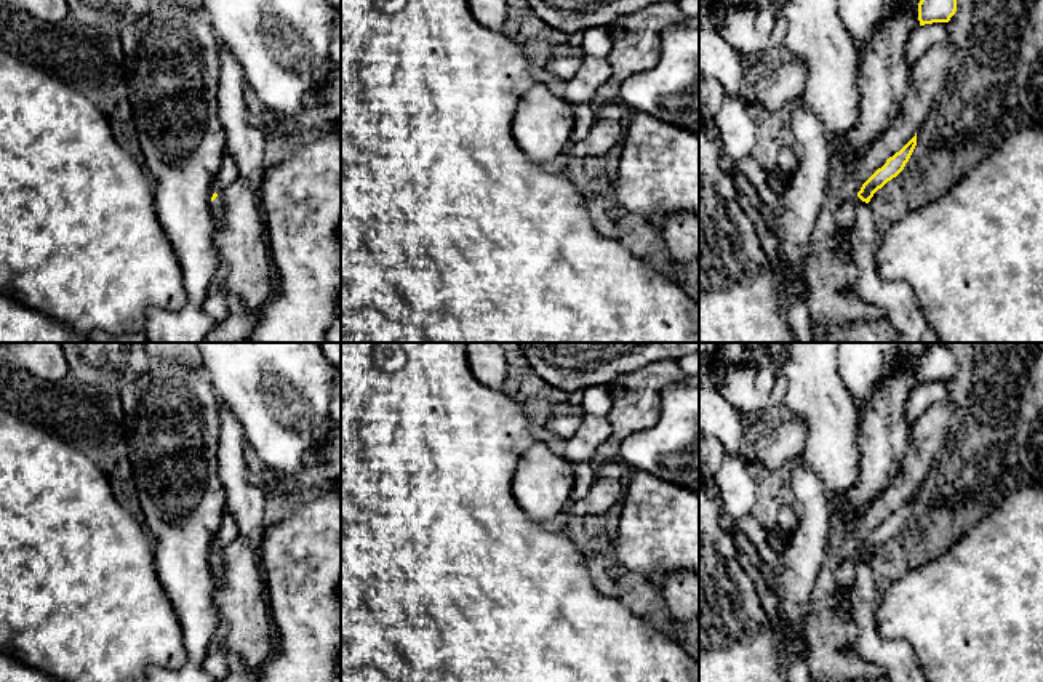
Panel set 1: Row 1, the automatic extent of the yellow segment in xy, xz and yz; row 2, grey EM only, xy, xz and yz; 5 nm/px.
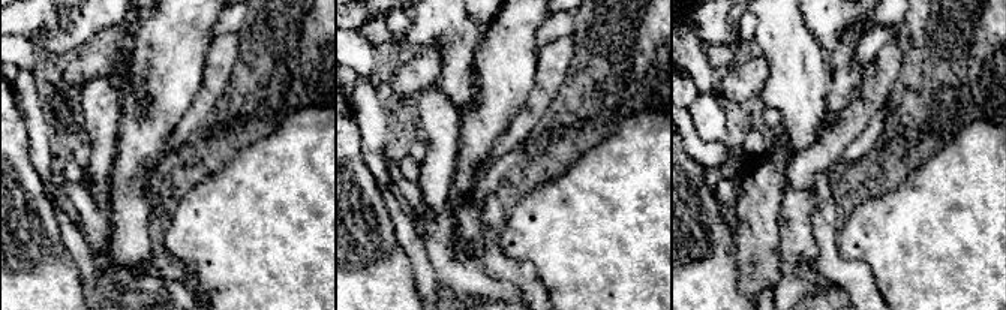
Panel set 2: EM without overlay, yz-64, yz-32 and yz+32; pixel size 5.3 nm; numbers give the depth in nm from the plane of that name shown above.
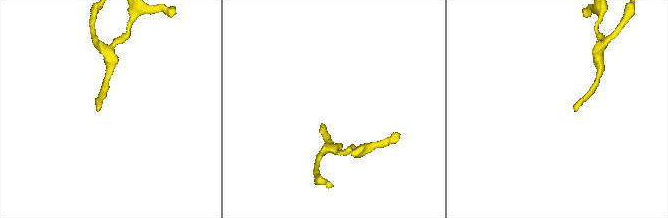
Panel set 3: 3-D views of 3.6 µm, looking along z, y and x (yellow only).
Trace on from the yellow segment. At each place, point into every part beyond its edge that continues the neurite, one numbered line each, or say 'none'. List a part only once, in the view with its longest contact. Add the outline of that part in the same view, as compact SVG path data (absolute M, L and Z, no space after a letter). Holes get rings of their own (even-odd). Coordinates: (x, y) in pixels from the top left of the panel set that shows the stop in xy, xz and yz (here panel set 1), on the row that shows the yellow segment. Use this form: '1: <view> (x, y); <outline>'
1: xy (218, 204); M218 195L211 202L211 213L213 213L216 221L221 221L224 218L224 200L222 200L222 195Z

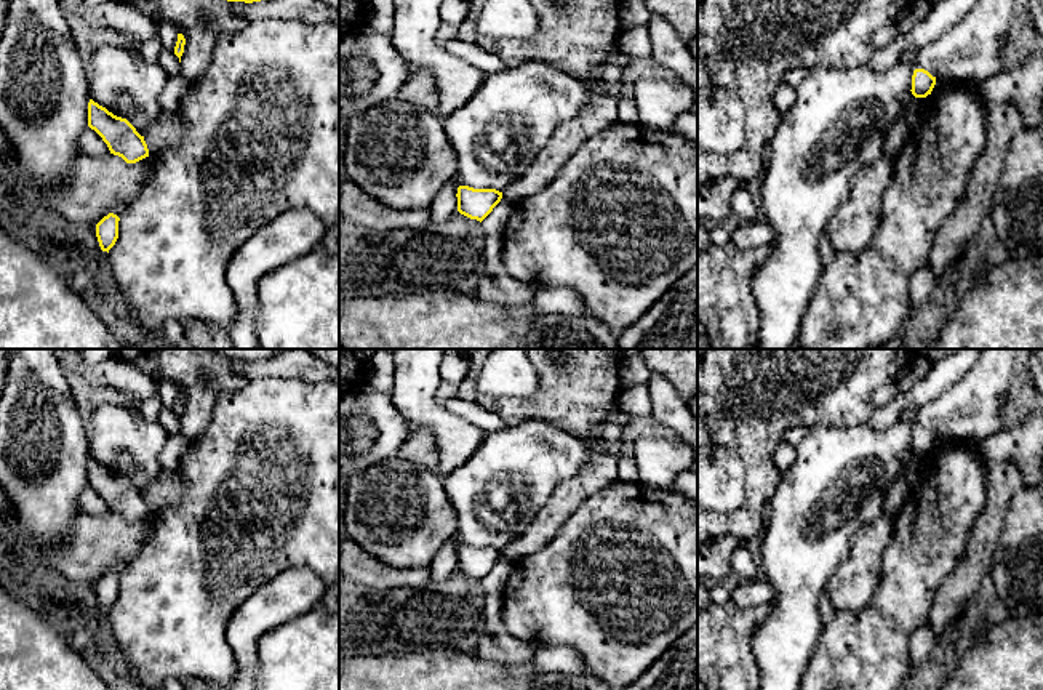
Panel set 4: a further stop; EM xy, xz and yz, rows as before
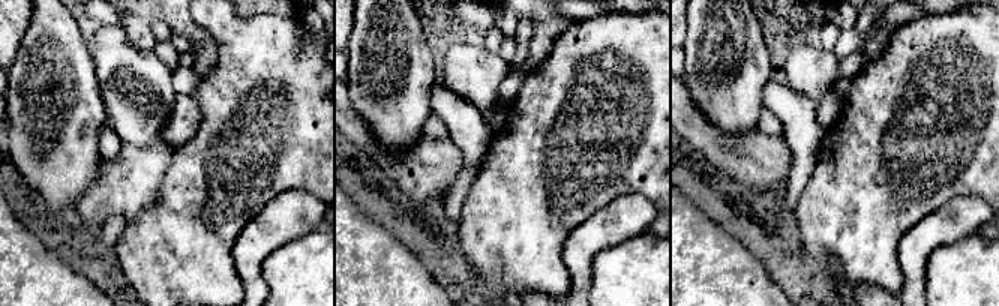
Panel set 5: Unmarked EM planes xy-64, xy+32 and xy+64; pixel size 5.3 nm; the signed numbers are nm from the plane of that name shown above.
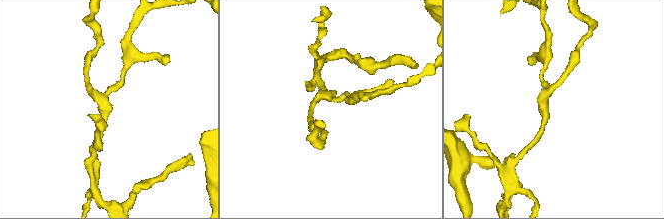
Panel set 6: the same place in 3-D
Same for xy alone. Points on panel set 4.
none

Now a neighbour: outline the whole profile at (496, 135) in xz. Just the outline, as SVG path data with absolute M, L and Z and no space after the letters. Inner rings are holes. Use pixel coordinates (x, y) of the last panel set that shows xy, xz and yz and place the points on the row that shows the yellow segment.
M537 61L486 75L462 107L443 117L445 134L456 152L456 181L474 189L502 192L525 175L553 131L563 122L577 117L589 99L589 91L587 78L566 75Z

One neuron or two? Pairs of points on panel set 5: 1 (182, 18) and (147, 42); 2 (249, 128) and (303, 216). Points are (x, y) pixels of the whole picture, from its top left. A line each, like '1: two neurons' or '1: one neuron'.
1: one neuron
2: two neurons

